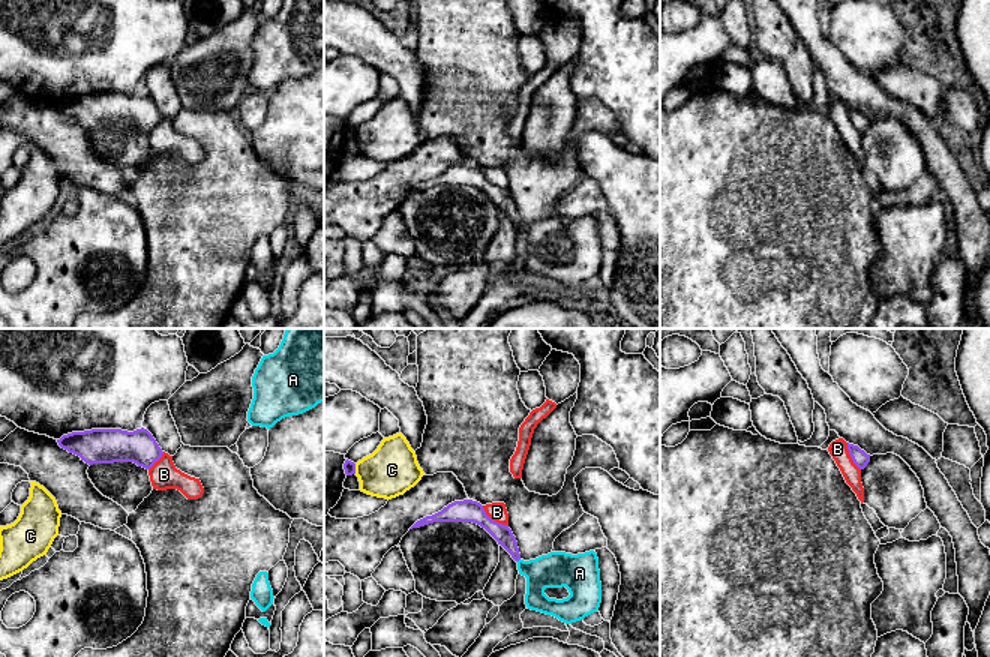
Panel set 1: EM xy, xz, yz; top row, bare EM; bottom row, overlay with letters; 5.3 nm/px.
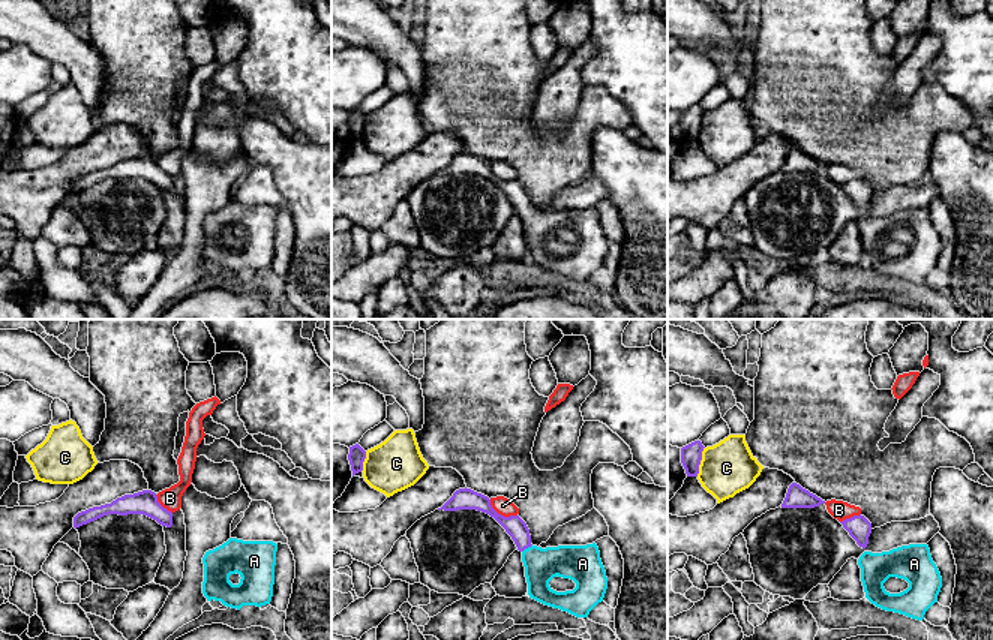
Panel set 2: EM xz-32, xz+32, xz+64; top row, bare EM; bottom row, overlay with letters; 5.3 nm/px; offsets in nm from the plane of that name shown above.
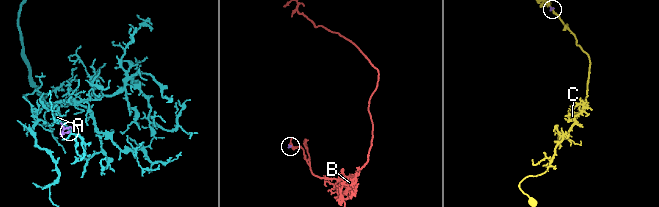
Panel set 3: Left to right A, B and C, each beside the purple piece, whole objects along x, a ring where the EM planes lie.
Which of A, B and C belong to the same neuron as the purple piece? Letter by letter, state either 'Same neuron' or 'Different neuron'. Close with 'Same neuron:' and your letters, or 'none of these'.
A: Same neuron
B: Different neuron
C: Different neuron
Same neuron: A

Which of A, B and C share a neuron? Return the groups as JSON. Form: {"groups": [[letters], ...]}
{"groups": [["A"], ["B"], ["C"]]}

